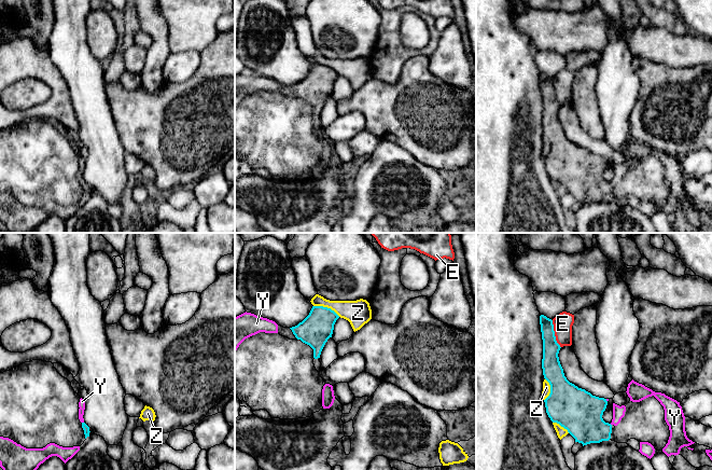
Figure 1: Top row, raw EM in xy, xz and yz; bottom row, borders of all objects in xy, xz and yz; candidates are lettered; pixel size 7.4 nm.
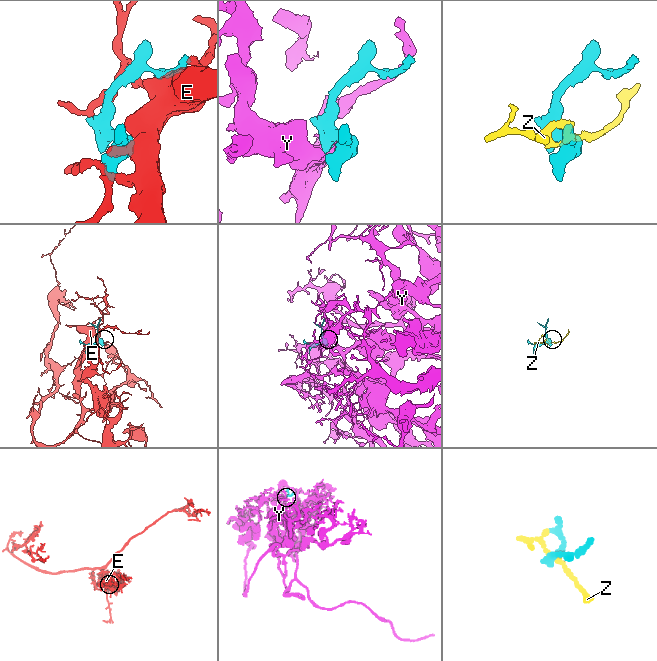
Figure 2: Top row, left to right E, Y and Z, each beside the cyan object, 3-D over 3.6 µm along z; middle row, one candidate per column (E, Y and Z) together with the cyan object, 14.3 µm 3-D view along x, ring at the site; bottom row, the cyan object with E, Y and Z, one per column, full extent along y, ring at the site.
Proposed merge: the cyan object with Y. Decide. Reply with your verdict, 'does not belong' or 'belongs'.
belongs

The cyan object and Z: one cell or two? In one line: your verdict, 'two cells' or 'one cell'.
two cells

